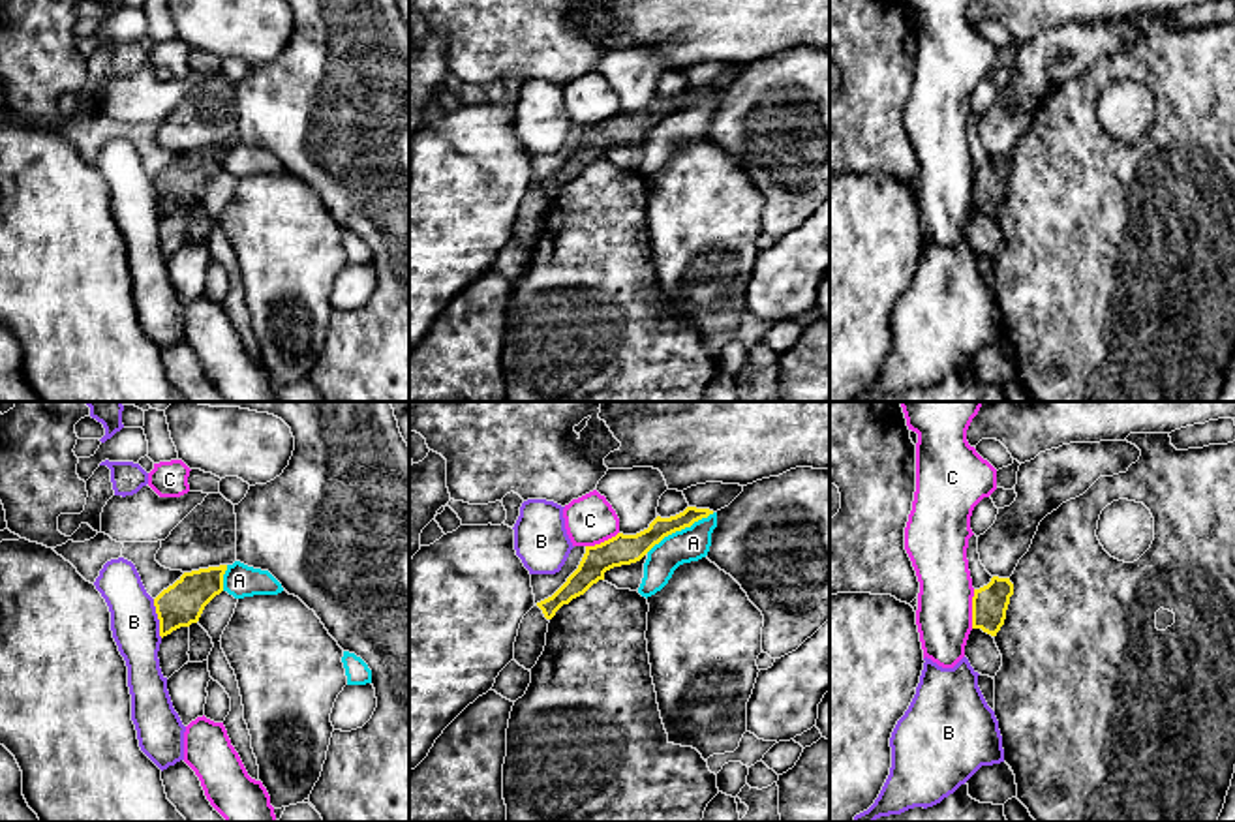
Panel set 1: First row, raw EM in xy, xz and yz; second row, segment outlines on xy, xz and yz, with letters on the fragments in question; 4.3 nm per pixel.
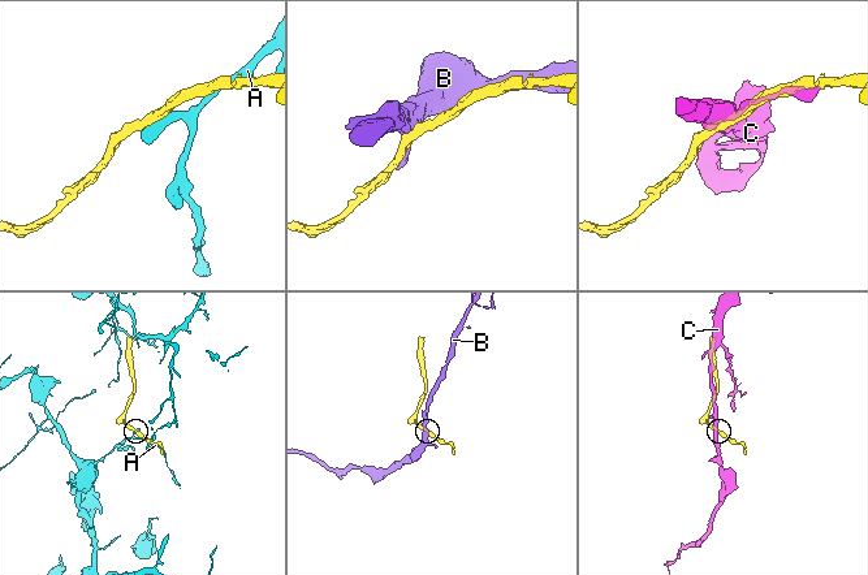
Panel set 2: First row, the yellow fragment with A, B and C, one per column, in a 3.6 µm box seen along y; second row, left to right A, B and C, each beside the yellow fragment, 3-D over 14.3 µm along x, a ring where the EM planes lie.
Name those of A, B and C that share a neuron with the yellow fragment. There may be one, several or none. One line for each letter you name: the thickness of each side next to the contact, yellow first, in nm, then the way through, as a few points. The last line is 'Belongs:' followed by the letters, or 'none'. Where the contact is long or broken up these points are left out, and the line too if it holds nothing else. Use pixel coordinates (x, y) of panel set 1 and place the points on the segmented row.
Belongs: none

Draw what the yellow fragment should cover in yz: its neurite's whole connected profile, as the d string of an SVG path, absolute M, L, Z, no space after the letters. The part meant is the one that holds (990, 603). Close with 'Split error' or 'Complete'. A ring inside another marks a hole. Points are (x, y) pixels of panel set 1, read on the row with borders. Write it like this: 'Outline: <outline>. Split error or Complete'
Outline: M993 576L991 582L974 589L972 597L972 629L997 636L1006 619L1014 584L1010 578Z. Complete

